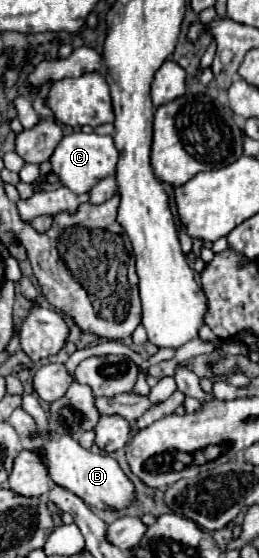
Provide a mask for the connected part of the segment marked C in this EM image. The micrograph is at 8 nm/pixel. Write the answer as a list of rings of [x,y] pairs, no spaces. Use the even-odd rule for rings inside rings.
[[[82,131],[64,135],[50,157],[52,173],[60,179],[62,185],[72,189],[74,193],[88,193],[100,179],[114,175],[116,161],[118,161],[118,151],[116,151],[114,139],[110,135],[82,133]]]

